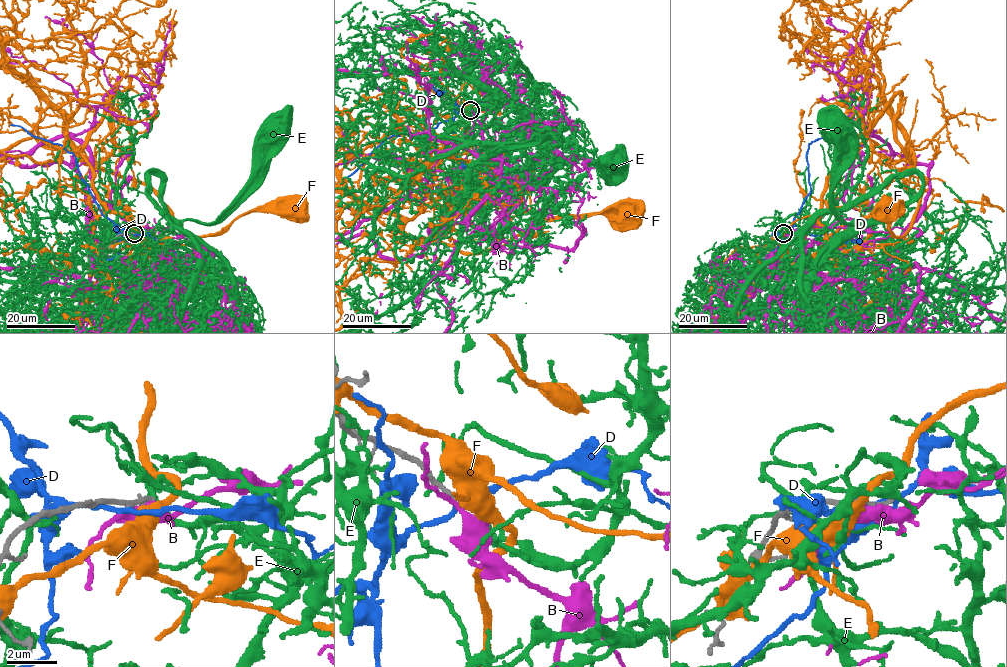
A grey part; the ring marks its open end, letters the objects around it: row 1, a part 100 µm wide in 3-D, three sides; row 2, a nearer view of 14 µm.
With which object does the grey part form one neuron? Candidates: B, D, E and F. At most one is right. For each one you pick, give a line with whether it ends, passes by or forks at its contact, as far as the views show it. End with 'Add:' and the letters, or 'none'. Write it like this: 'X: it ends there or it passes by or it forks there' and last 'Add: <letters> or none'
Add: none

